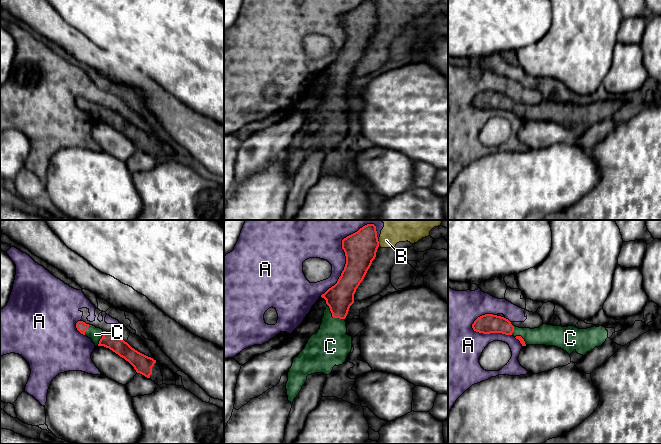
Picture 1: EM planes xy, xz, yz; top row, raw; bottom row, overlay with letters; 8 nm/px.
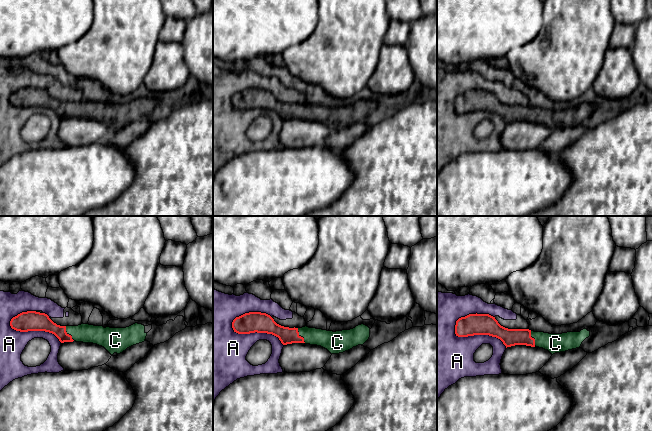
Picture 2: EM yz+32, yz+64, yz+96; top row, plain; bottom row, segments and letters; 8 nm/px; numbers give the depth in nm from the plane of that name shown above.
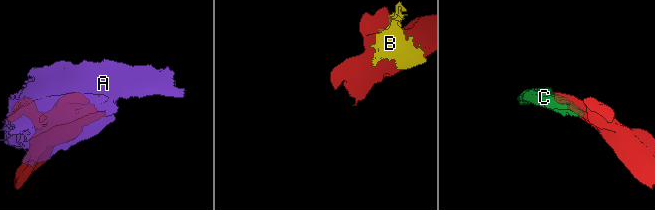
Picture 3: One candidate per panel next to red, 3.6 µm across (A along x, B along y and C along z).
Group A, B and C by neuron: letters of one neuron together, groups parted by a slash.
A B / C

